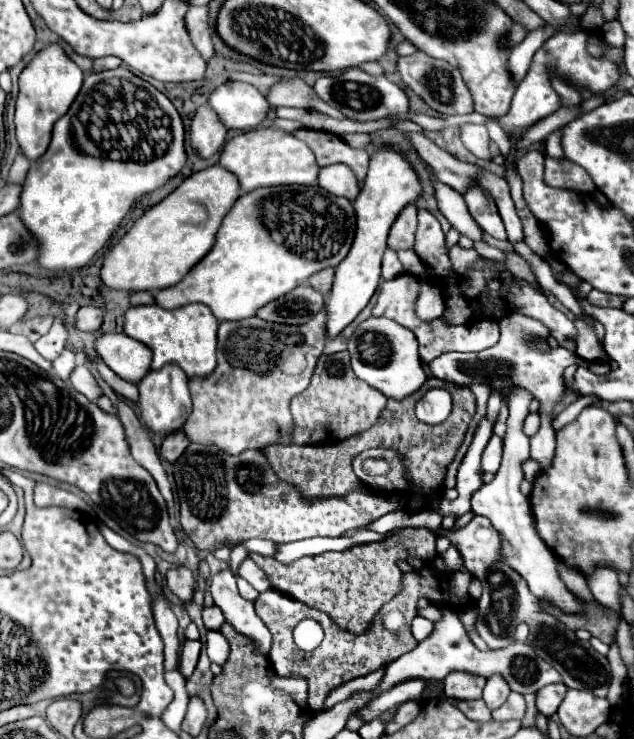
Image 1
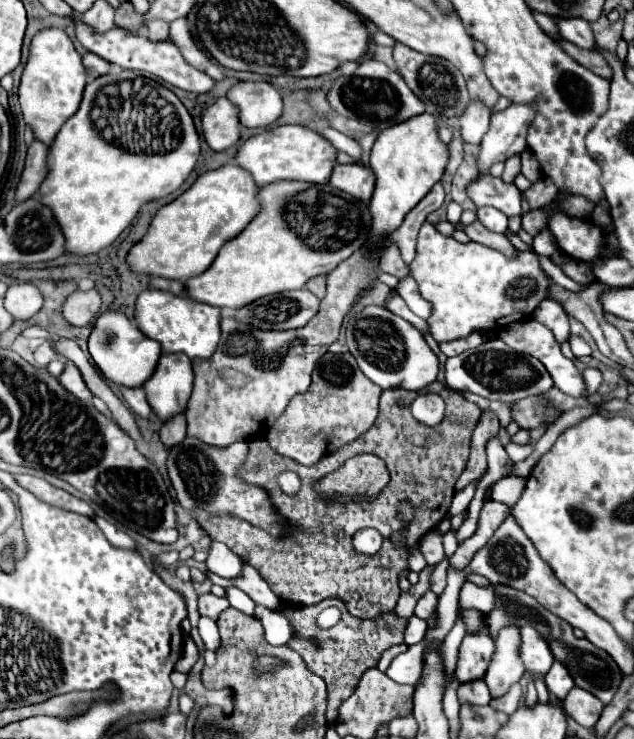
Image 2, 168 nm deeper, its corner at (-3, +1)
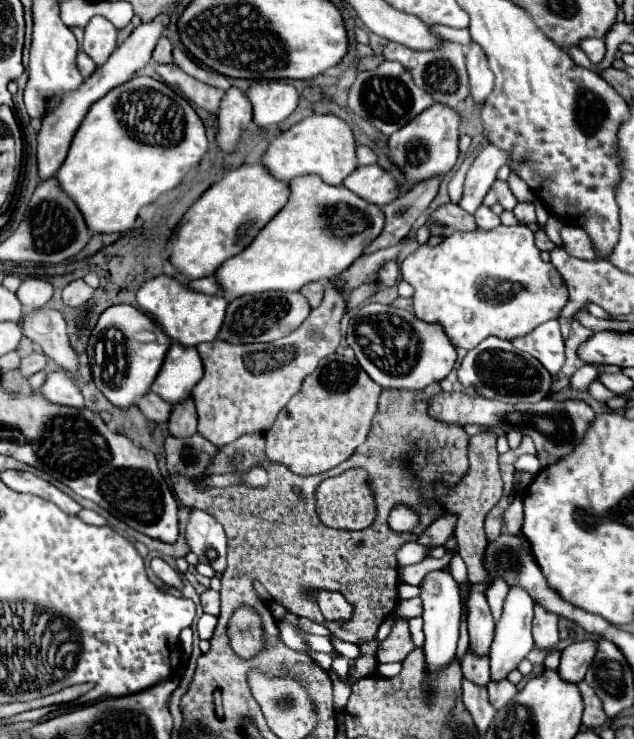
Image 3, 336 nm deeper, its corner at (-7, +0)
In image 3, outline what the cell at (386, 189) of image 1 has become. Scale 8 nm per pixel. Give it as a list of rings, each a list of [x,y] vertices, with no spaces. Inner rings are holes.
[[[433,104],[419,118],[413,118],[407,126],[397,130],[389,138],[389,154],[393,162],[405,172],[409,182],[421,182],[437,174],[447,174],[455,168],[459,158],[459,128],[461,128],[461,116],[457,110]]]

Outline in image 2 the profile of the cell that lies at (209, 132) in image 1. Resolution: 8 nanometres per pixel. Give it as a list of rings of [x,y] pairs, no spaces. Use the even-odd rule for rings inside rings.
[[[217,99],[201,117],[203,137],[213,151],[223,151],[239,141],[237,109],[225,99]]]

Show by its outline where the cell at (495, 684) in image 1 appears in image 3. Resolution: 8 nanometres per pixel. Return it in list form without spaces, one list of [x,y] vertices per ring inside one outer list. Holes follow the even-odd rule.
[[[511,586],[509,594],[505,598],[503,606],[503,616],[499,618],[495,626],[495,638],[491,644],[491,678],[493,680],[503,680],[511,670],[517,668],[517,664],[527,656],[527,652],[533,648],[533,638],[531,638],[531,620],[533,620],[533,598],[523,590],[521,586]]]

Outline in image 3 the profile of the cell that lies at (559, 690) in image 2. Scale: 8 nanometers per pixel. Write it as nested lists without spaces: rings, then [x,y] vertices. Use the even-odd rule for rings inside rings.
[[[583,640],[583,642],[573,642],[567,646],[561,654],[561,664],[559,664],[559,674],[567,682],[581,682],[585,678],[587,668],[591,666],[595,658],[597,642],[595,640]]]

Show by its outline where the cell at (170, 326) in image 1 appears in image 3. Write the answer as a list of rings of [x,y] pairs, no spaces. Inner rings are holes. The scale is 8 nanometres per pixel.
[[[165,274],[147,280],[137,292],[137,304],[141,310],[149,312],[165,330],[171,340],[181,342],[183,346],[197,346],[201,342],[213,342],[219,334],[219,328],[225,318],[227,298],[201,294],[187,284],[177,282]]]

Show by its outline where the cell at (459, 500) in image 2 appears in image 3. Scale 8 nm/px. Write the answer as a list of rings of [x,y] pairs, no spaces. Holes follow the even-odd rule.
[[[447,512],[443,518],[435,520],[435,524],[429,526],[421,538],[417,538],[417,542],[423,546],[443,546],[443,542],[451,536],[451,530],[455,530],[455,516]]]

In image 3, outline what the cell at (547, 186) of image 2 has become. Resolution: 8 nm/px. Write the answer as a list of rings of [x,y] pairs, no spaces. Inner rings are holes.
[[[517,204],[515,210],[513,210],[513,214],[515,214],[515,218],[517,218],[521,224],[525,224],[525,226],[531,226],[531,224],[537,222],[533,204]]]

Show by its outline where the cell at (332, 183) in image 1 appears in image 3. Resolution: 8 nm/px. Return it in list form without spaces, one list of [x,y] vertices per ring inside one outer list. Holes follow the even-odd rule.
[[[377,164],[359,166],[359,170],[345,178],[343,186],[355,192],[359,198],[377,206],[385,206],[399,196],[399,186],[395,178]]]

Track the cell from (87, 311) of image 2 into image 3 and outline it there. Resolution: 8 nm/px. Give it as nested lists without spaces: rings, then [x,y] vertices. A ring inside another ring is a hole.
[[[73,280],[63,288],[63,302],[71,308],[83,306],[87,300],[93,298],[93,288],[87,286],[83,280]]]

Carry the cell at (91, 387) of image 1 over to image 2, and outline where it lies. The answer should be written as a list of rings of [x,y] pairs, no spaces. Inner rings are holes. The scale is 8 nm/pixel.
[[[71,361],[67,363],[65,371],[59,375],[59,381],[61,381],[61,385],[63,385],[67,391],[71,391],[71,393],[73,393],[75,397],[79,397],[81,401],[87,401],[87,399],[93,397],[93,393],[87,391],[87,385],[83,385],[83,377],[81,377],[79,369],[75,369],[75,365],[71,365]]]

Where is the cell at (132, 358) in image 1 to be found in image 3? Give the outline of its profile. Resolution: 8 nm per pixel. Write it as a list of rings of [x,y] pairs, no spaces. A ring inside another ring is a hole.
[[[127,304],[107,308],[99,316],[99,322],[91,332],[87,346],[95,386],[105,394],[105,398],[113,406],[121,410],[135,406],[139,398],[149,392],[169,346],[171,340],[167,338],[167,334],[163,334],[163,328],[139,308]]]

